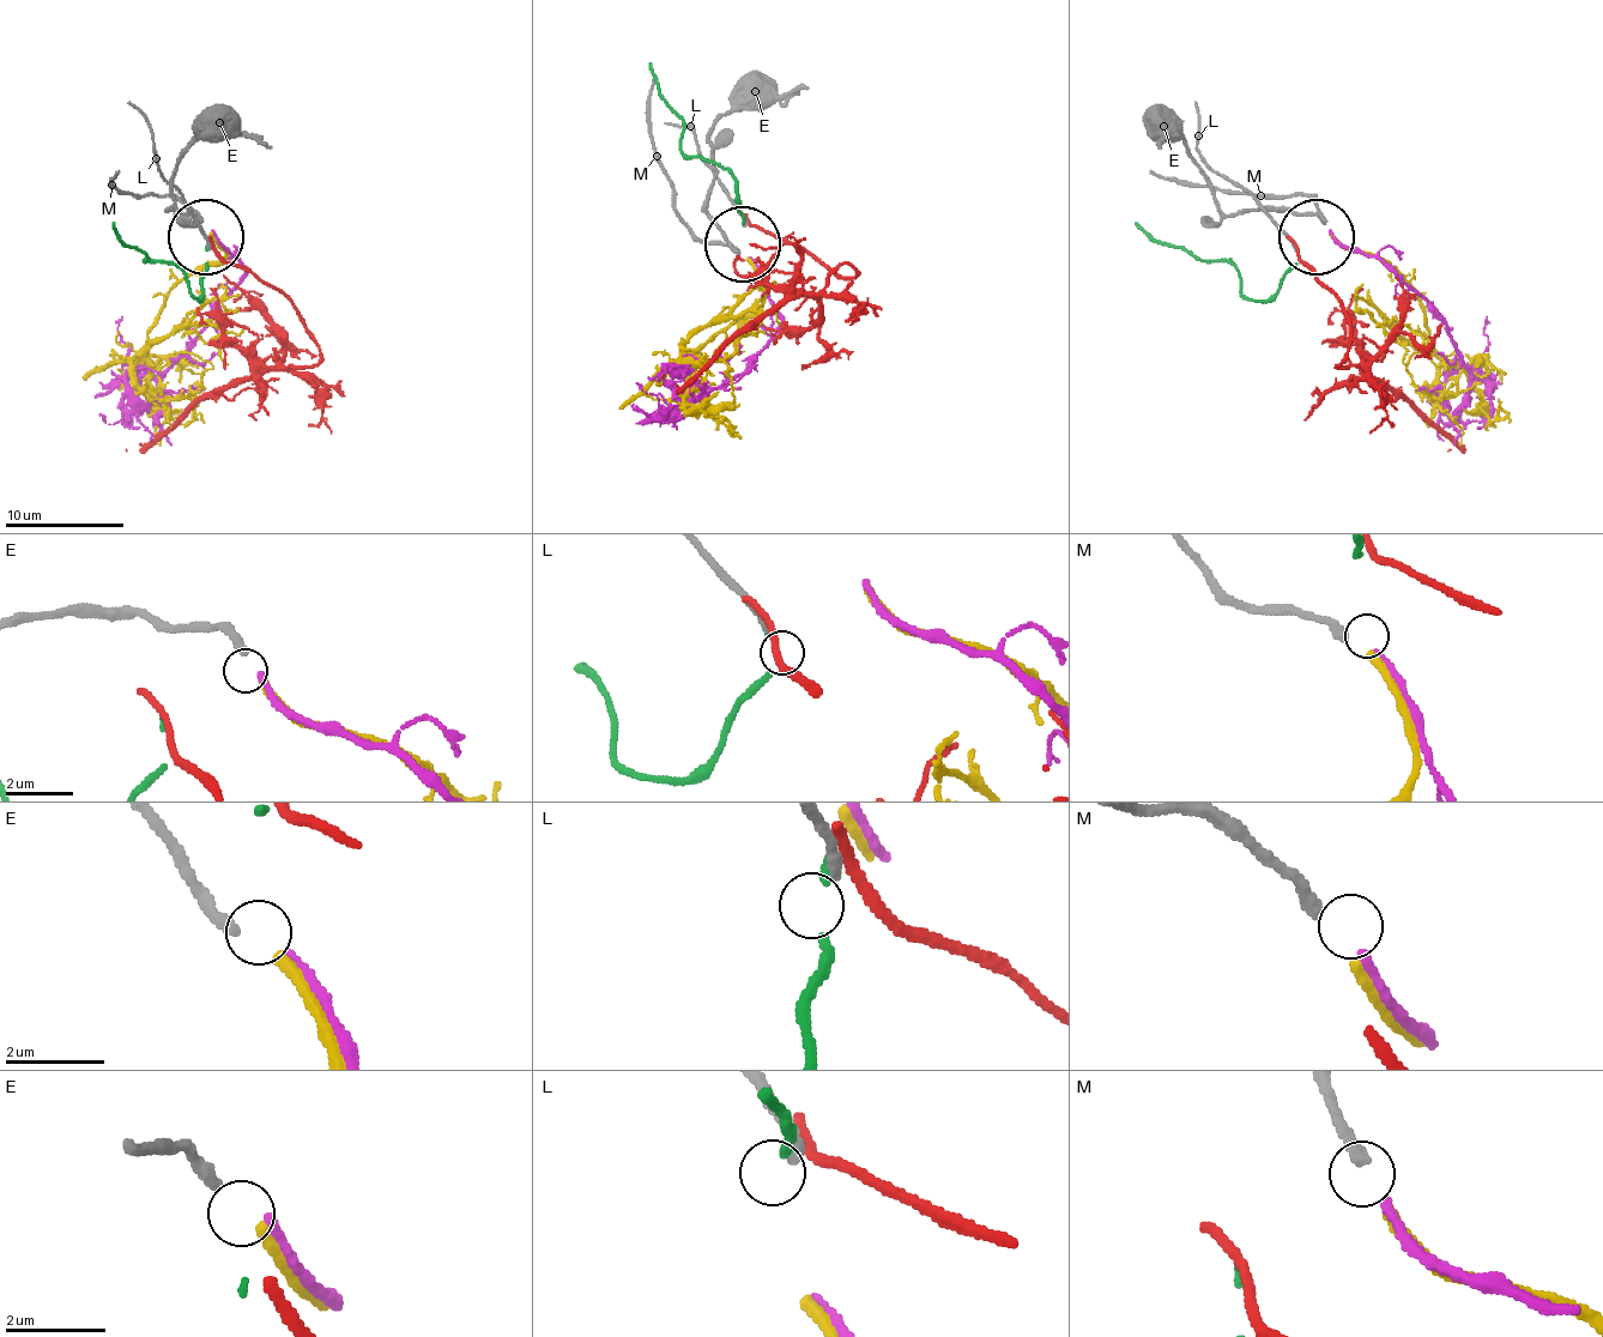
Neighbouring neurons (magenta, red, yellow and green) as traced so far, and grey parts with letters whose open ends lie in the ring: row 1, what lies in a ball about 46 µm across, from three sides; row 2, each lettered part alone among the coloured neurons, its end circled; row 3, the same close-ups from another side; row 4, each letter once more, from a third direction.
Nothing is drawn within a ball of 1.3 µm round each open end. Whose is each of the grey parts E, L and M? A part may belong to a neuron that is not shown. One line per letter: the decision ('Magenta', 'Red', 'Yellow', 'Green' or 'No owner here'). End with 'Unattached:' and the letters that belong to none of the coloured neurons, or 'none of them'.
E: Yellow
L: No owner here
M: Magenta
Unattached: L

